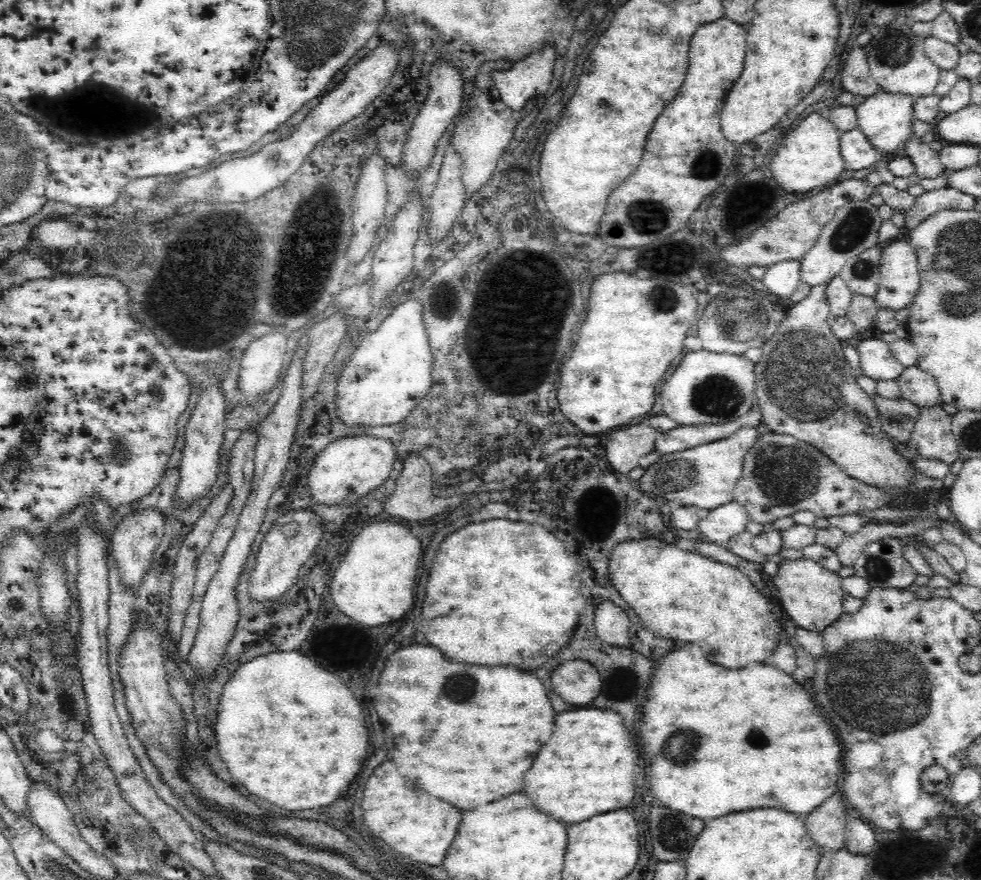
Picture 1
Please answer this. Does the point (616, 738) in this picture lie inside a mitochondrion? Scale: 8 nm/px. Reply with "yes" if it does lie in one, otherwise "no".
no

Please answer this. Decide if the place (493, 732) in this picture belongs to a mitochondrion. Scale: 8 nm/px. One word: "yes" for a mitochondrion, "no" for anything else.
no

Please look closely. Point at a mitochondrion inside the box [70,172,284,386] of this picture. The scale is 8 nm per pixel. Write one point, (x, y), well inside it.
(109, 254)

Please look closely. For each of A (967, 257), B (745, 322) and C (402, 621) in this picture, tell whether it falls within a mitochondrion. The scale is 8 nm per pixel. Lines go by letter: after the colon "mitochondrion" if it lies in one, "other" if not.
A: mitochondrion
B: mitochondrion
C: other

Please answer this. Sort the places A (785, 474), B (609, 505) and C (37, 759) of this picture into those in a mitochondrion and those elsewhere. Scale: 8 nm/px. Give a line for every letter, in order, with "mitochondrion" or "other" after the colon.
A: mitochondrion
B: mitochondrion
C: other

